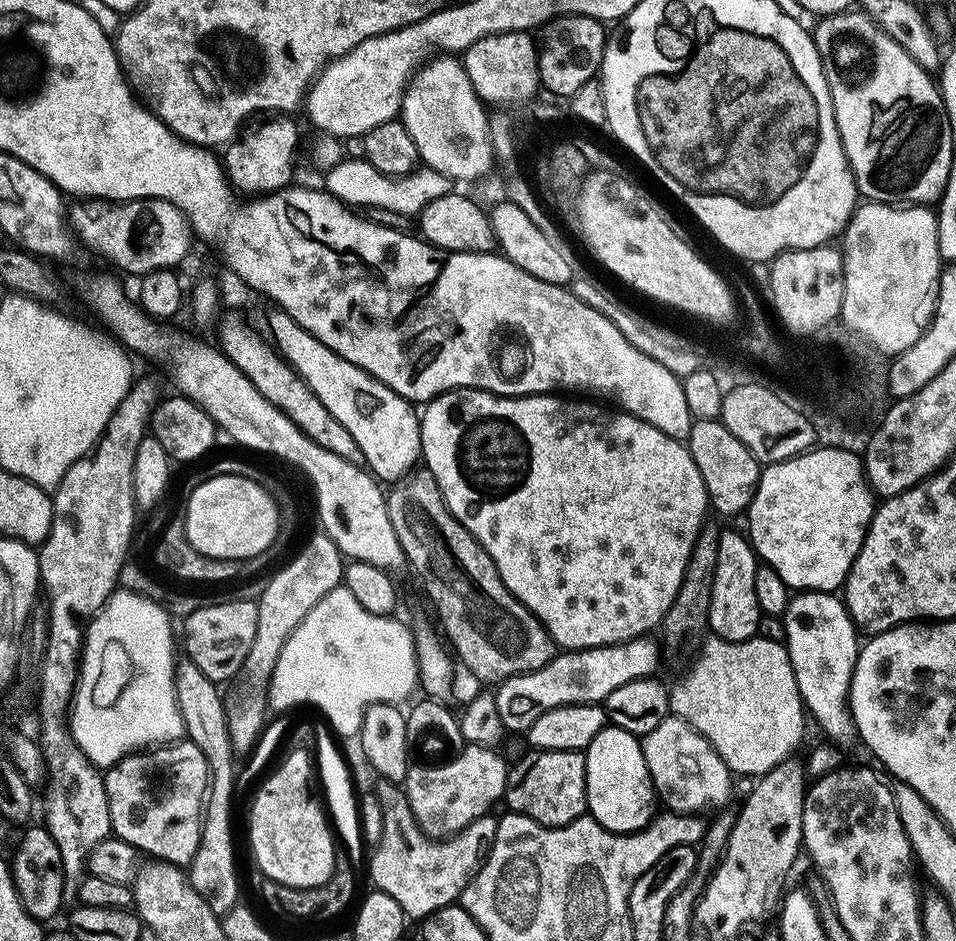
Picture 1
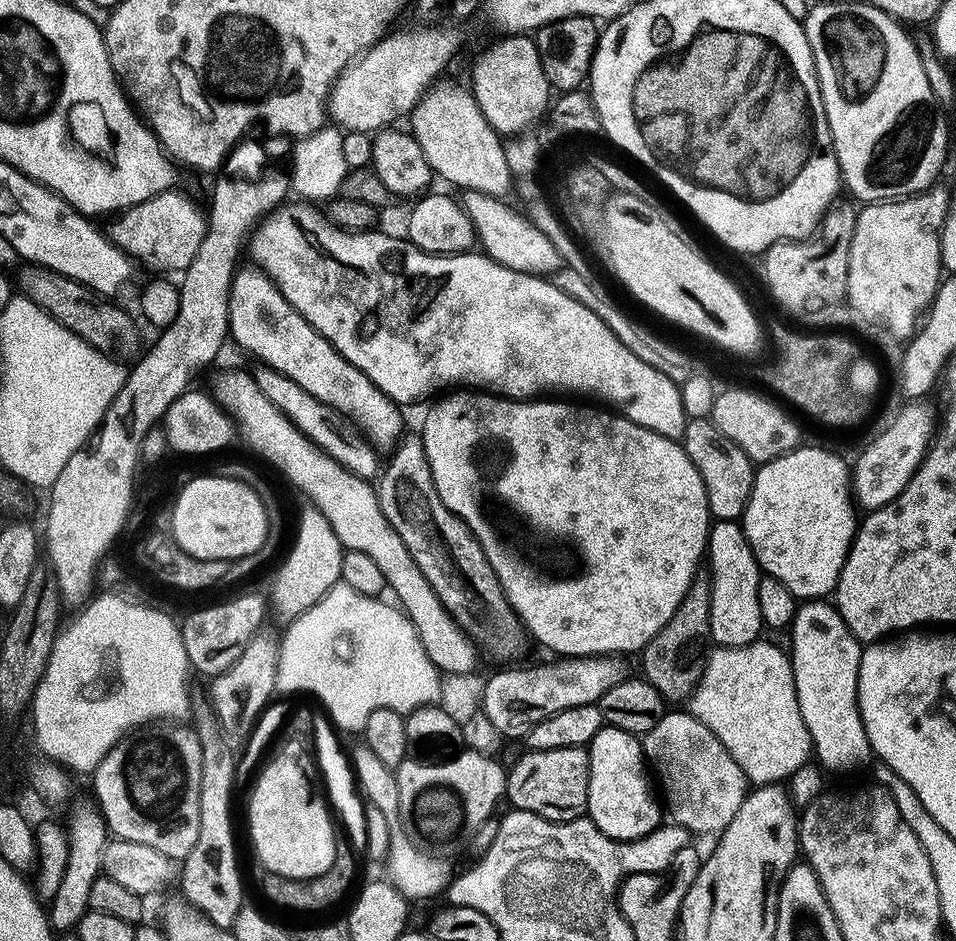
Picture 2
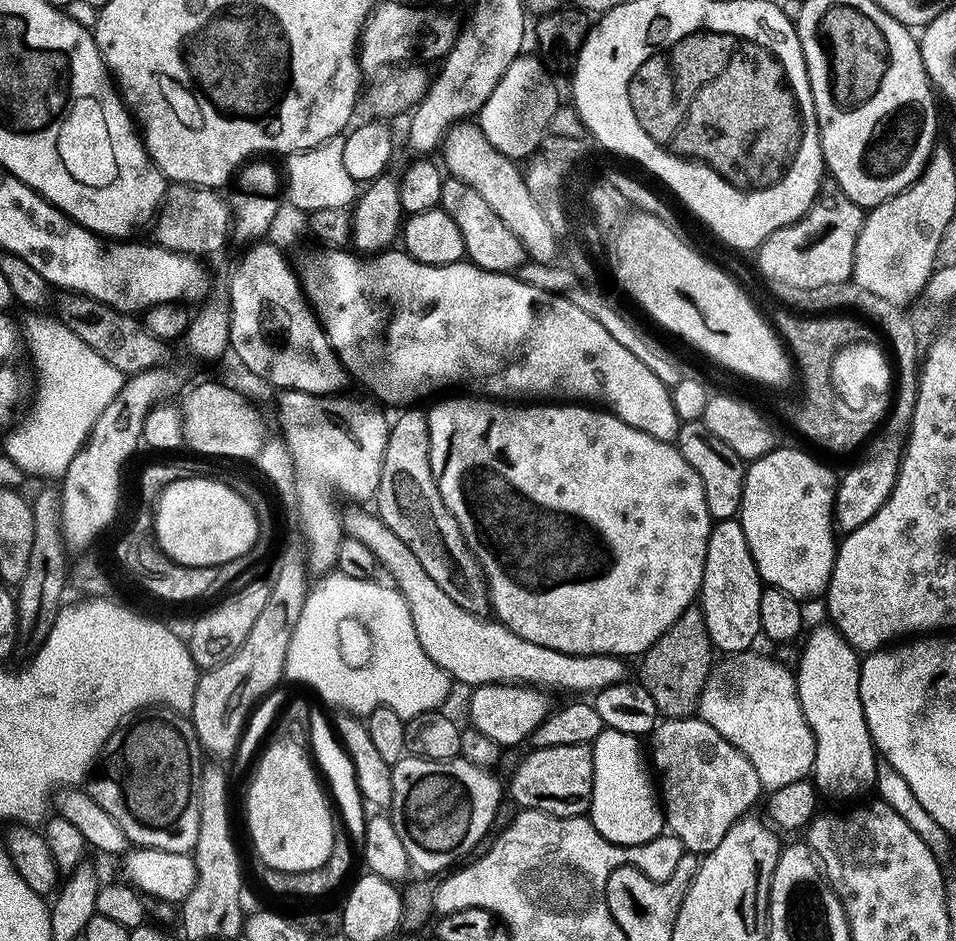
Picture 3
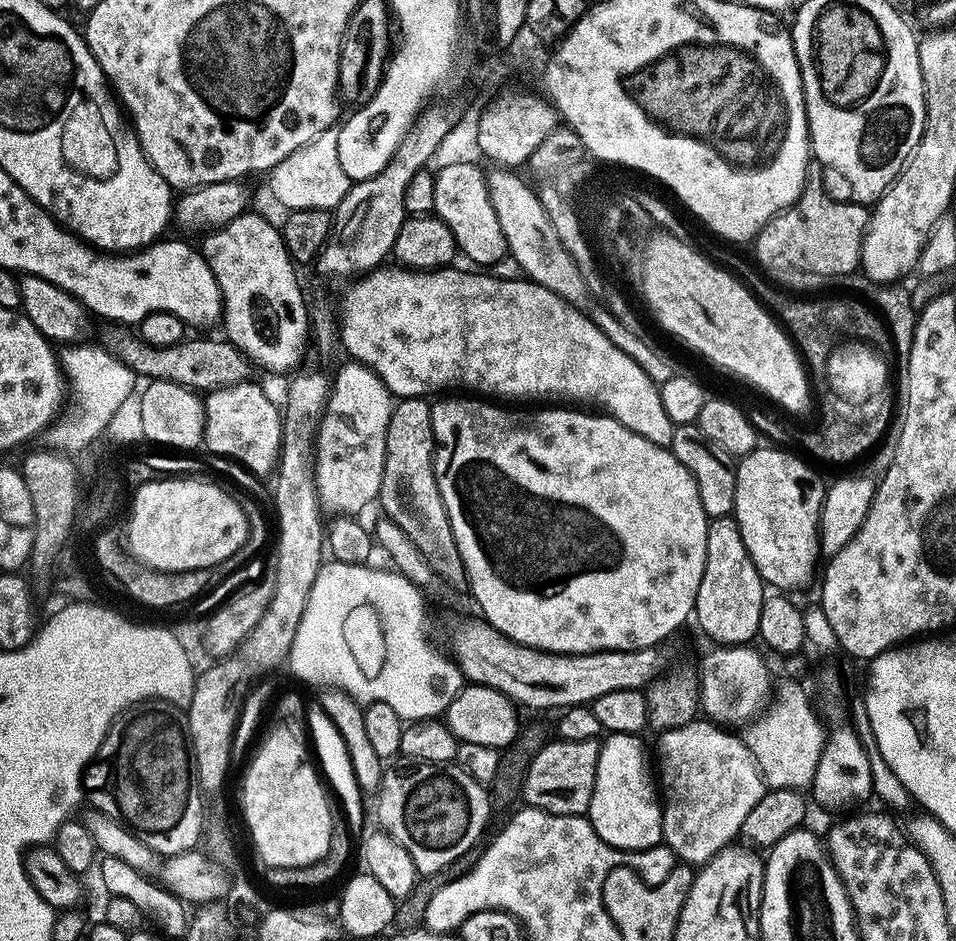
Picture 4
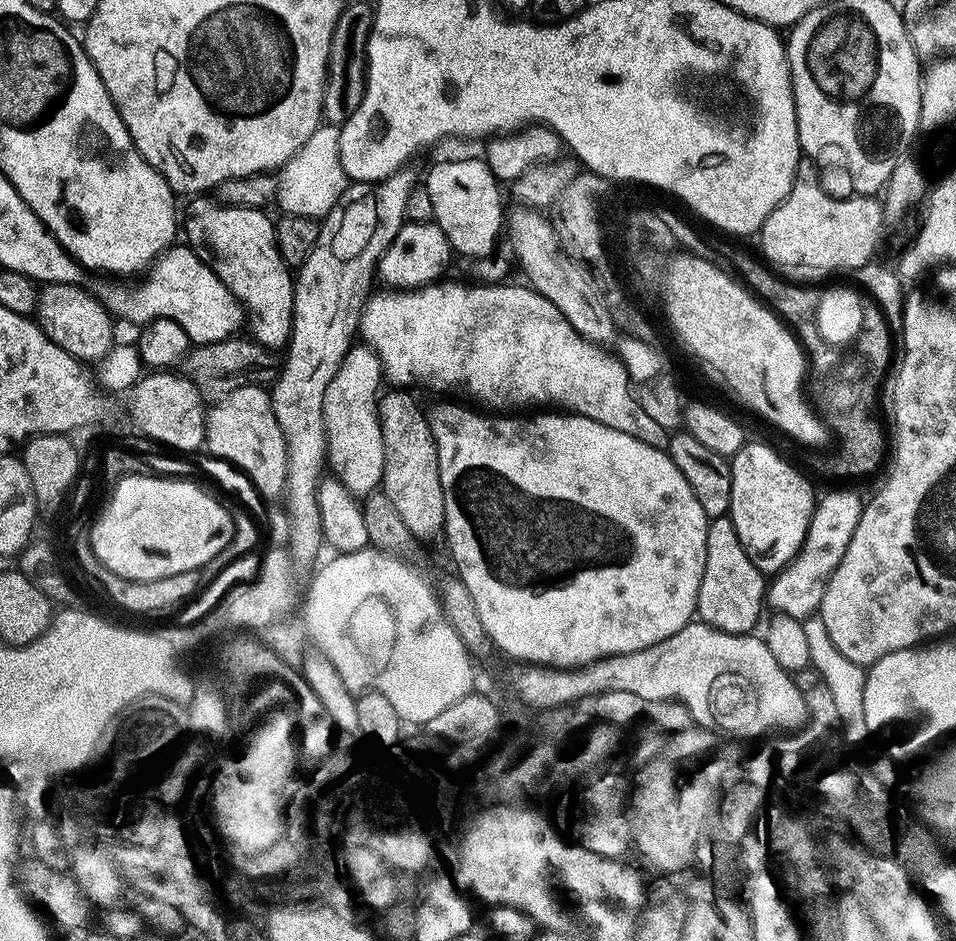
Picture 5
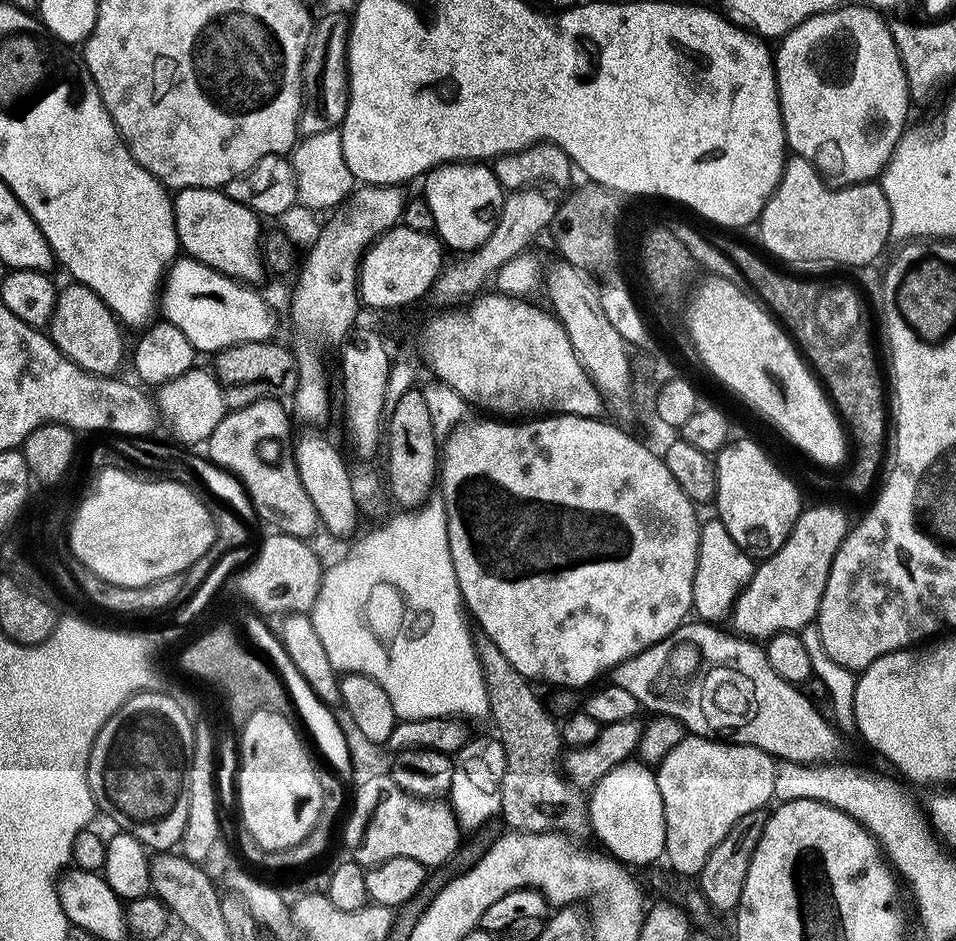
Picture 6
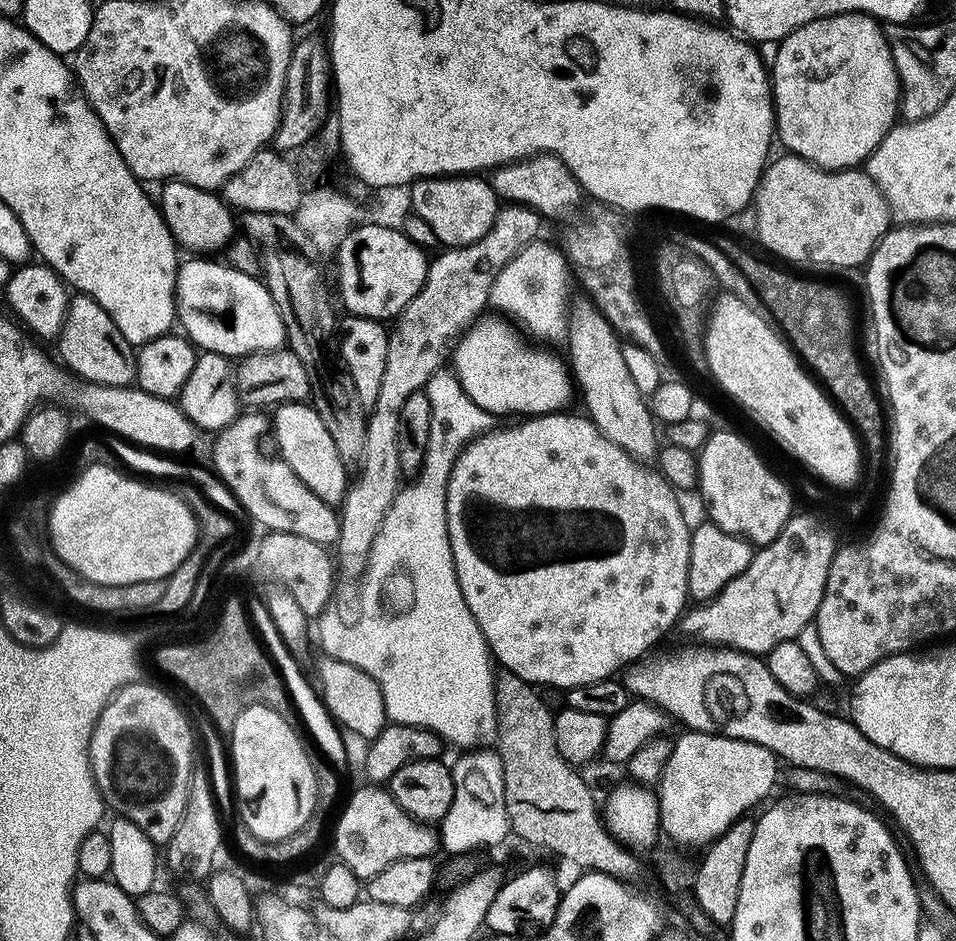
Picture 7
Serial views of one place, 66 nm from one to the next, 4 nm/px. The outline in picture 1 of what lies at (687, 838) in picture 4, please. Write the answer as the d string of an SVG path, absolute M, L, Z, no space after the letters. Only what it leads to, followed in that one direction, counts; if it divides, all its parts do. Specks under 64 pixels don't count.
M669 714L658 726L654 727L641 739L643 754L646 757L646 766L650 769L653 789L659 801L679 811L702 812L705 807L712 805L712 808L719 808L727 802L733 792L732 770L728 768L718 754L712 749L692 726L689 726L678 718Z

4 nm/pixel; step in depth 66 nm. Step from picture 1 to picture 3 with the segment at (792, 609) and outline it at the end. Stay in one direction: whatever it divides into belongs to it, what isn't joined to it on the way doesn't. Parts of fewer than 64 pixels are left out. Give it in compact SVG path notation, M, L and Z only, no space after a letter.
M823 623L807 631L808 638L796 665L796 685L803 717L815 736L813 784L823 795L850 798L875 787L878 753L862 710L861 657L836 628Z

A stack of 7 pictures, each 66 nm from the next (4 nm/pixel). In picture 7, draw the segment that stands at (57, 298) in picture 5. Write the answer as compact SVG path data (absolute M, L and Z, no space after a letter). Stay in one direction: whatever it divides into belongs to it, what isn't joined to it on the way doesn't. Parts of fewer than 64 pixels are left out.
M77 293L69 299L67 317L63 330L56 340L63 365L79 379L87 383L129 387L135 383L136 355L114 320L84 293Z

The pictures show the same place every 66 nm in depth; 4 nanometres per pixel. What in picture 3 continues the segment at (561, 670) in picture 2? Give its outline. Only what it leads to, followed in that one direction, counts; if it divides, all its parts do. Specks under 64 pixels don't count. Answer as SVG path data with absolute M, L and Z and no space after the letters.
M482 684L471 689L468 719L471 727L480 731L494 743L520 744L531 737L536 727L553 711L549 693L526 684Z

